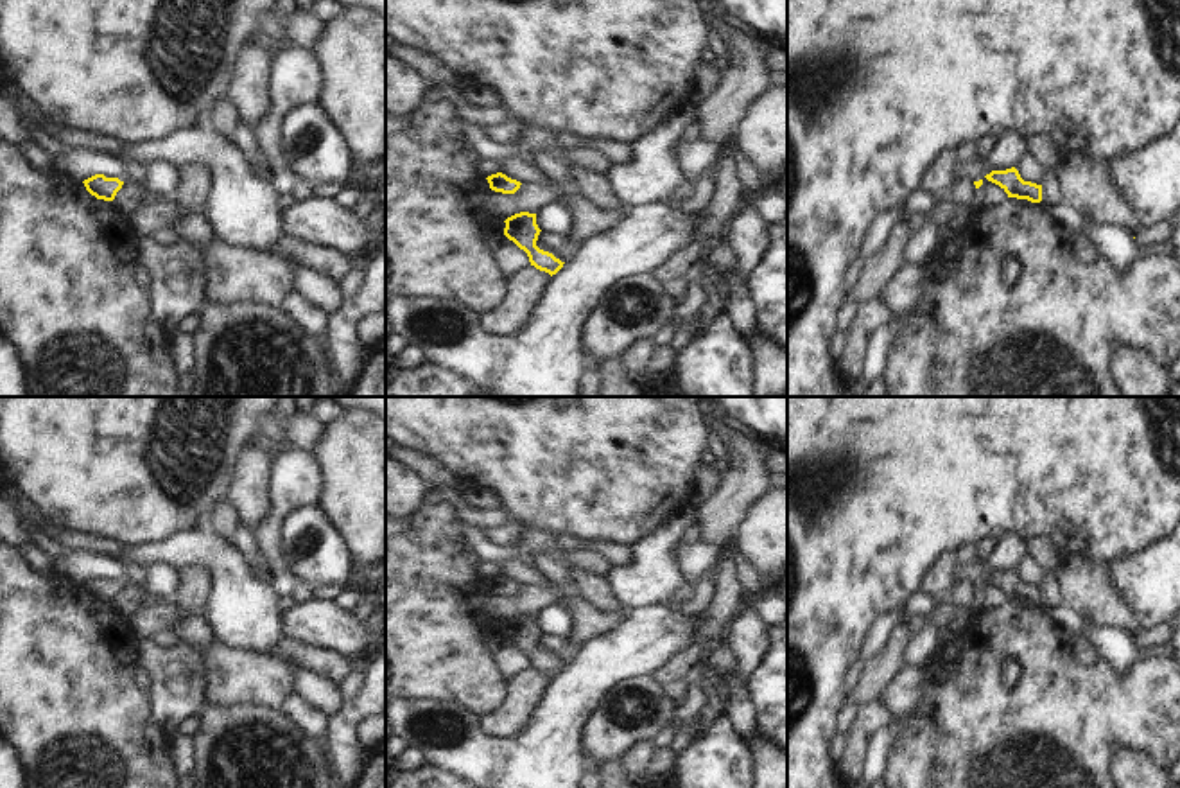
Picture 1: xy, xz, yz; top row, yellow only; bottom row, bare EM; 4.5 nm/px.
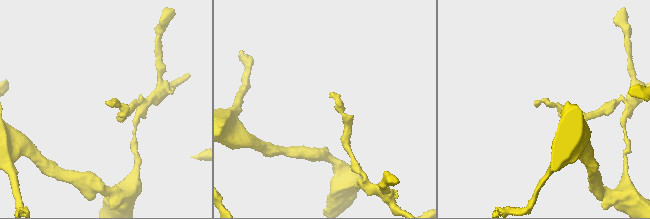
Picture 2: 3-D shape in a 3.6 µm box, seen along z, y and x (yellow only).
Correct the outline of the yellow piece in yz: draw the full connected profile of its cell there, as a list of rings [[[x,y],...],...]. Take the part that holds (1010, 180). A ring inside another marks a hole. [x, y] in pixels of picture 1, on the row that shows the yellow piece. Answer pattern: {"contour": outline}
{"contour": [[[1015,167],[1006,171],[992,171],[985,178],[999,185],[1008,197],[1028,199],[1031,203],[1042,201],[1042,185],[1024,181]]]}

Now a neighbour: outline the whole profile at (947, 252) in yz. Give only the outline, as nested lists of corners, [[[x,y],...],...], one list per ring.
[[[949,224],[940,228],[940,242],[933,255],[949,273],[959,269],[961,262],[961,235]]]

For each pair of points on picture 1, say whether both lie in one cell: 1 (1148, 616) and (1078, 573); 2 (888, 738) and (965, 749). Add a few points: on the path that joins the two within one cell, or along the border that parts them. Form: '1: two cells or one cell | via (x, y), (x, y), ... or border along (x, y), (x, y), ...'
1: two cells | border along (1107, 566), (1132, 614), (1148, 629), (1159, 627)
2: two cells | border along (910, 713), (910, 729), (890, 749), (884, 769)

